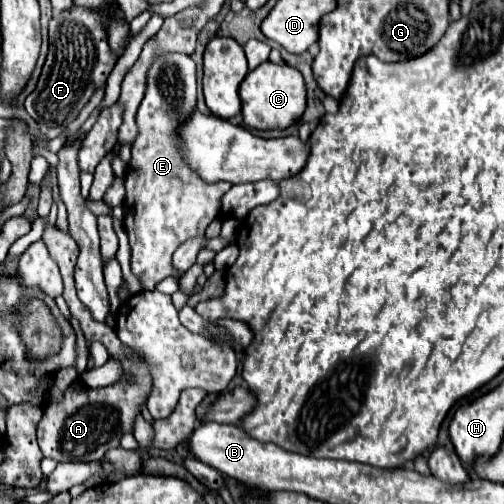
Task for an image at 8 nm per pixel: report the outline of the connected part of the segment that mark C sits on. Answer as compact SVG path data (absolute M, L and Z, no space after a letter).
M263 62L261 66L257 66L257 70L251 70L245 76L245 80L239 86L239 98L243 122L255 130L271 130L271 128L289 128L303 116L307 92L303 76L297 68L291 68L287 64Z

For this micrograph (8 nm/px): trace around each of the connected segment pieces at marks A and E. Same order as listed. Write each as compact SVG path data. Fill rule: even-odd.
M51 224L45 226L41 240L45 242L51 258L57 262L57 266L61 270L63 284L65 284L63 298L65 298L71 314L79 320L85 338L89 338L91 342L93 340L103 342L105 348L109 350L109 356L121 360L125 374L123 374L123 378L117 384L107 386L107 388L93 390L93 388L85 386L81 392L73 392L71 388L67 388L67 392L65 392L61 402L45 404L43 406L43 418L41 418L39 428L37 428L39 446L41 446L41 452L47 458L55 458L57 462L79 462L79 460L91 462L91 460L101 460L107 450L119 446L123 434L133 430L135 418L141 414L141 406L143 406L143 402L149 398L149 394L153 390L153 376L151 376L149 366L145 364L145 360L133 348L125 346L117 338L113 328L109 328L105 322L93 320L89 308L77 298L75 282L73 282L73 270L75 270L75 262L77 262L79 250L77 250L75 240L69 234L57 230ZM127 376L135 376L135 384L127 382Z
M163 54L157 56L155 62L147 70L147 90L145 98L137 110L137 128L139 134L131 148L131 160L125 174L125 230L131 244L131 270L139 276L143 288L155 288L163 278L175 276L181 280L183 272L173 266L173 252L189 238L197 234L205 234L205 228L219 216L221 198L233 186L231 182L215 182L209 184L201 180L201 176L185 162L181 154L181 146L177 142L177 126L185 122L197 108L197 68L191 56L187 54Z

